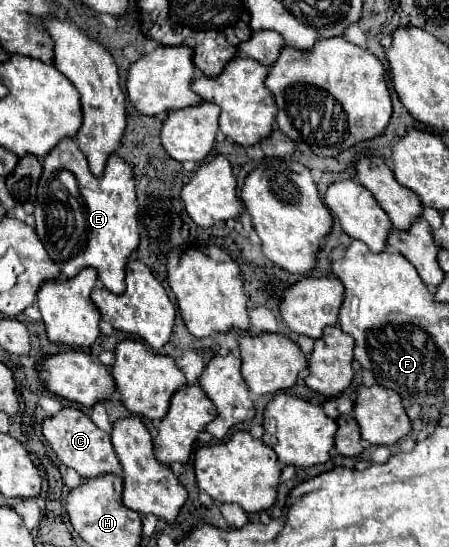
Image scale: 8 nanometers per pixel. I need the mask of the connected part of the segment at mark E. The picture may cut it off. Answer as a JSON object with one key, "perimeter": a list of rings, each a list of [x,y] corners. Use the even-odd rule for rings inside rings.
{"perimeter":[[[63,138],[45,158],[43,158],[43,174],[37,188],[37,206],[35,208],[35,230],[41,238],[43,246],[47,248],[51,260],[61,268],[61,274],[65,278],[77,276],[77,272],[85,266],[93,266],[97,270],[99,282],[113,294],[125,292],[125,262],[129,254],[139,244],[139,230],[137,230],[137,198],[135,198],[135,176],[129,164],[119,158],[117,154],[111,154],[105,166],[105,172],[101,178],[97,178],[89,166],[87,158],[75,144],[75,138]],[[67,170],[75,176],[75,190],[65,186],[61,182],[61,172]]]}

